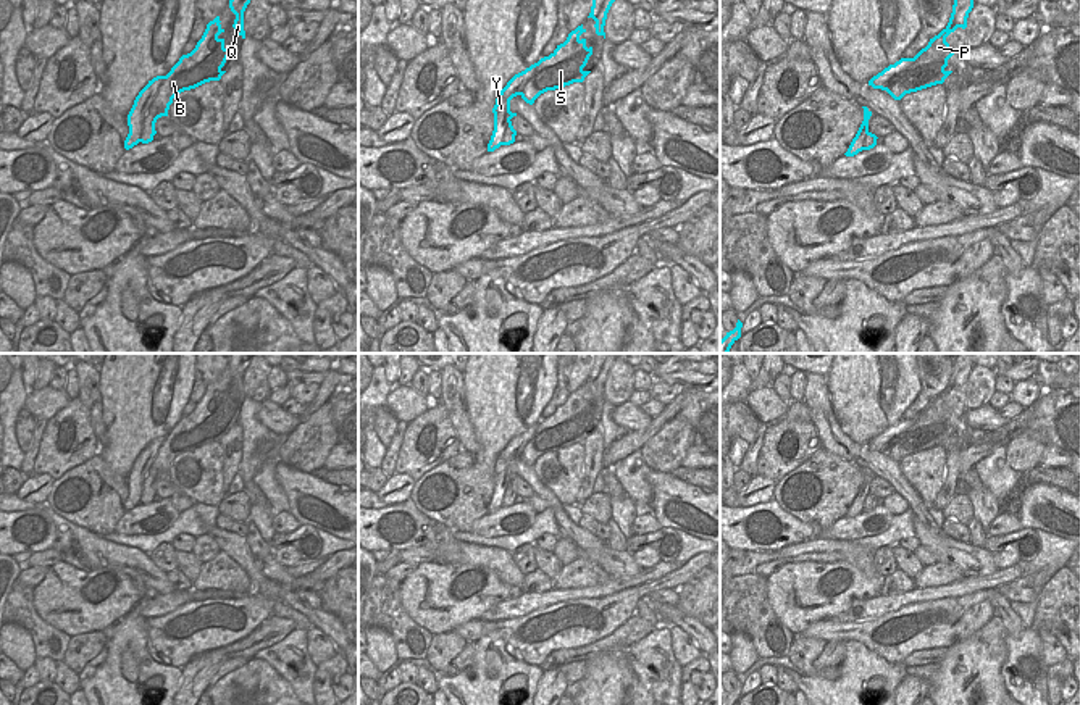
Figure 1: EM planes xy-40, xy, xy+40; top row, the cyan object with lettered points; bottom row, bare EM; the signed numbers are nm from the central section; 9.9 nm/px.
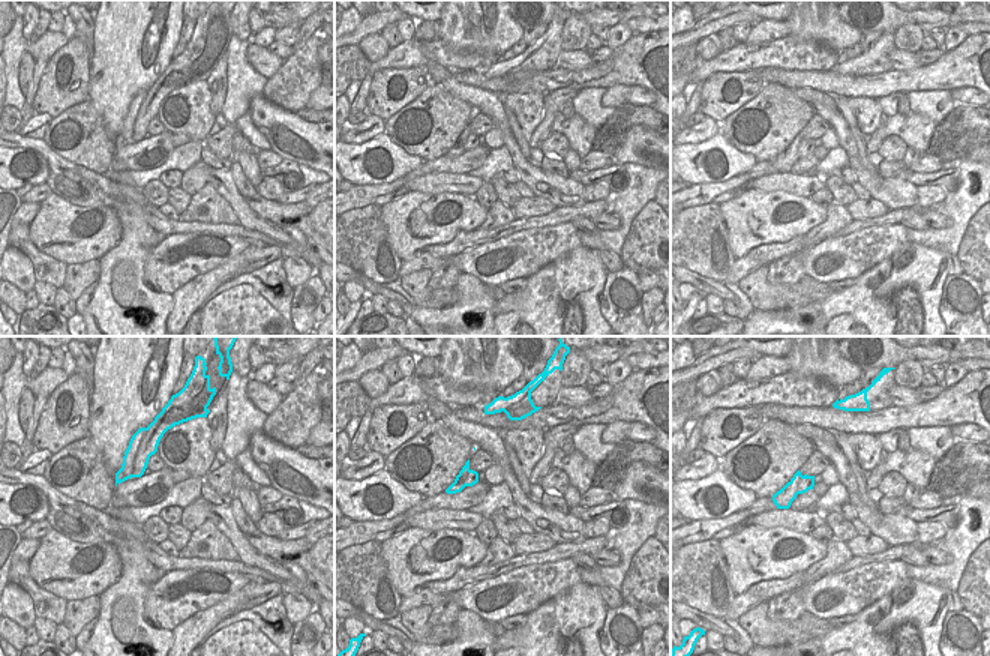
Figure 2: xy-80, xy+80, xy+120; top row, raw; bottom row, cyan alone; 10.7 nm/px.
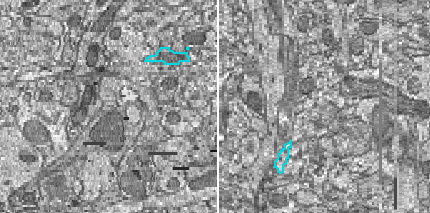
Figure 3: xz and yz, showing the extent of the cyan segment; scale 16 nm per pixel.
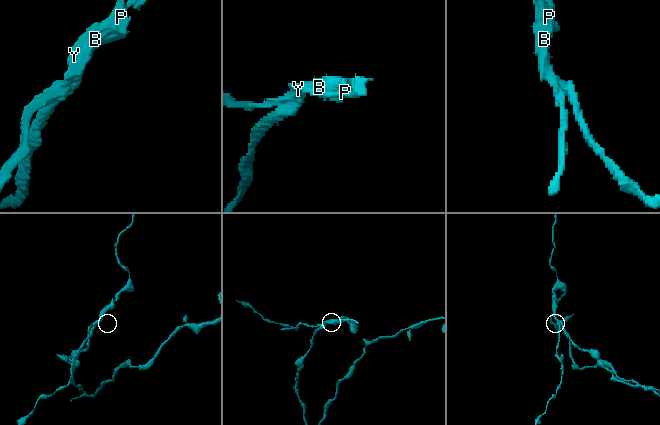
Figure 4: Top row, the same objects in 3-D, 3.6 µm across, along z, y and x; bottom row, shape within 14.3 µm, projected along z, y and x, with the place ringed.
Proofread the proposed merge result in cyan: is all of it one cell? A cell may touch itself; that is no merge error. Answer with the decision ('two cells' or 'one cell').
two cells

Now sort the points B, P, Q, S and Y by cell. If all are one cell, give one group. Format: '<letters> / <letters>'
B P Q S / Y

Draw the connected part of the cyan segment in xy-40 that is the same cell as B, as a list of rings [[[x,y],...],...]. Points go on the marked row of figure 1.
[[[220,16],[210,21],[195,48],[190,53],[182,55],[166,74],[166,79],[161,84],[158,95],[155,97],[144,121],[140,137],[142,144],[153,140],[153,136],[157,134],[157,119],[168,116],[170,105],[178,94],[195,89],[210,81],[220,81],[226,73],[221,68],[231,55],[231,47],[226,48],[224,39],[218,37],[224,32],[220,23]]]

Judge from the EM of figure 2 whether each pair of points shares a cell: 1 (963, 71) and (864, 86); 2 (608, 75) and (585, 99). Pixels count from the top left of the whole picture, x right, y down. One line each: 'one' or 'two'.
1: one
2: two

